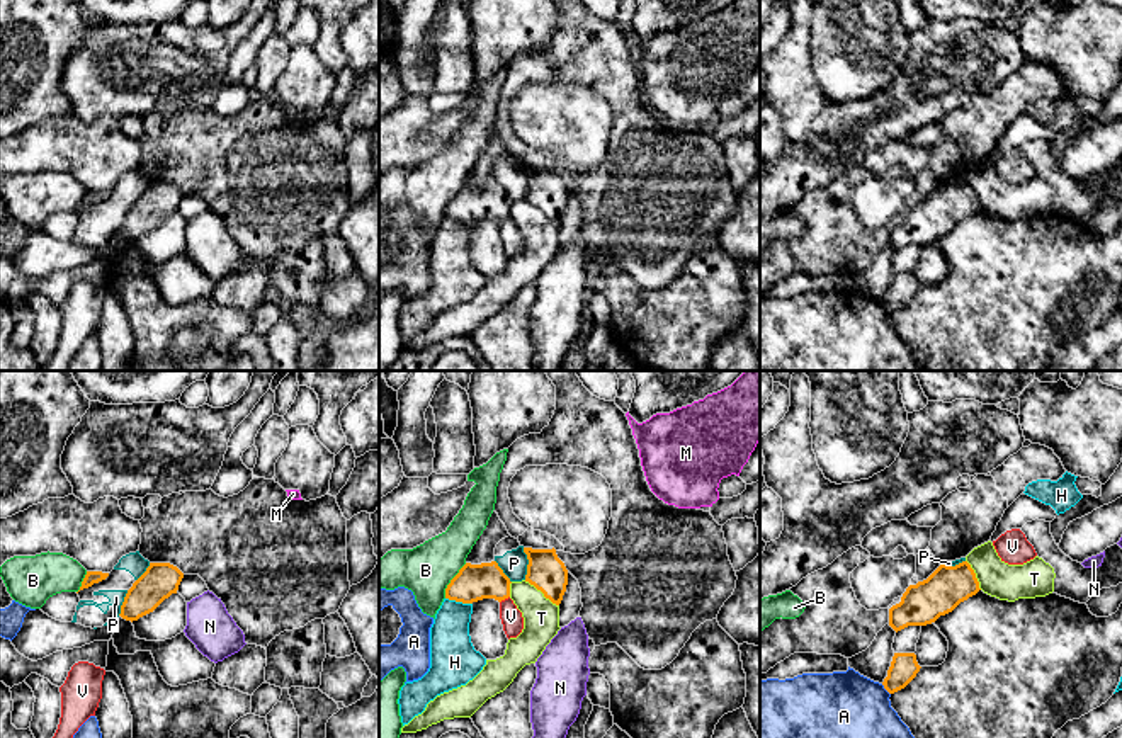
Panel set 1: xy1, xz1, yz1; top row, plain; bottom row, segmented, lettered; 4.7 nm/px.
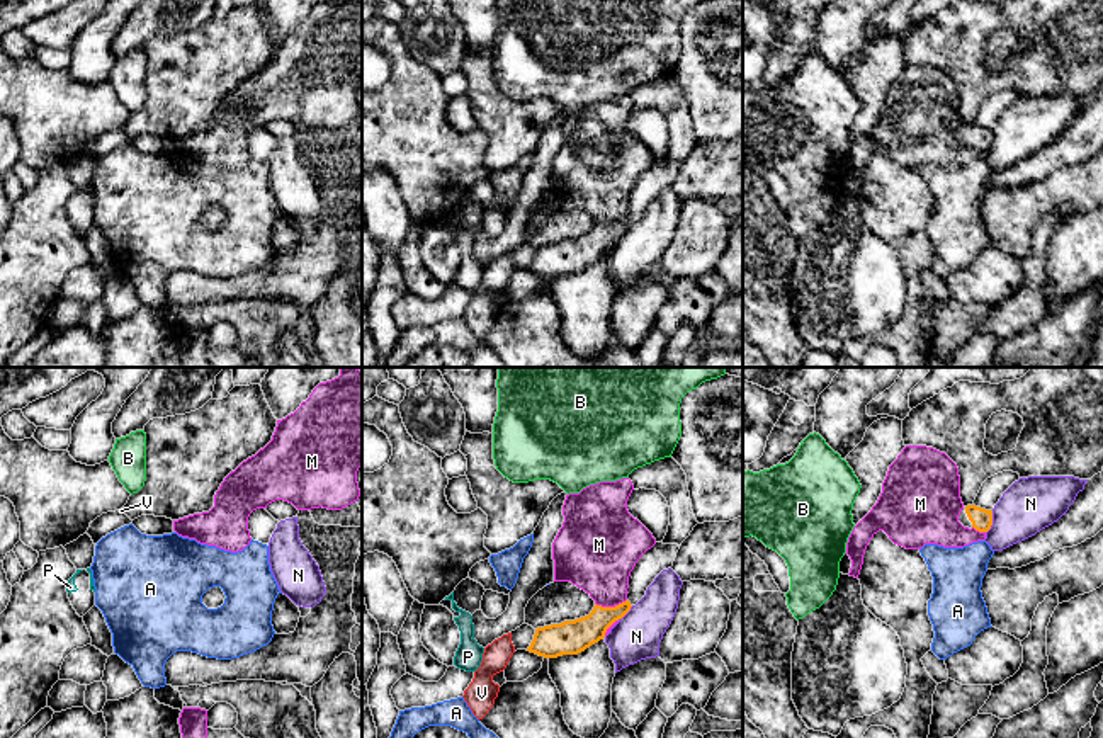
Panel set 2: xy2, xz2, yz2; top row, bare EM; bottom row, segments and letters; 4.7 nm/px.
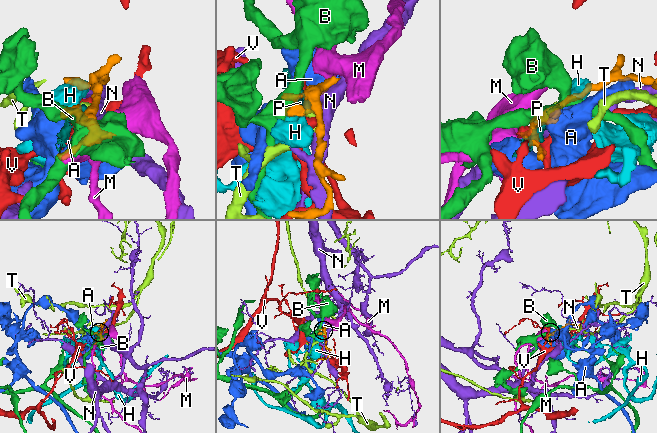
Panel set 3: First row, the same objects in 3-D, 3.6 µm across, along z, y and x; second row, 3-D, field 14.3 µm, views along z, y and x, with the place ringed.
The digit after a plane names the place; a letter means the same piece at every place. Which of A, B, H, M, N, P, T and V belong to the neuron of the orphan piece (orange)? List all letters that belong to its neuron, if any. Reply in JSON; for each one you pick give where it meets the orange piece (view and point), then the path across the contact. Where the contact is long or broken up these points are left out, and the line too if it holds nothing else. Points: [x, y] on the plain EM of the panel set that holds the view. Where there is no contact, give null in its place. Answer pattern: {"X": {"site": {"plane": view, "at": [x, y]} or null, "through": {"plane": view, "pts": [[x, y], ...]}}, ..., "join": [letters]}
{"join": []}

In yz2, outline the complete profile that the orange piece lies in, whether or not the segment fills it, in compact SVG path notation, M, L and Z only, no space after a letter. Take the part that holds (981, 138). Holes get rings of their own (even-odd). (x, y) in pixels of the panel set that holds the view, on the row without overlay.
M967 124L959 134L959 141L964 146L976 148L979 151L987 151L993 145L993 129L986 129L976 124Z

